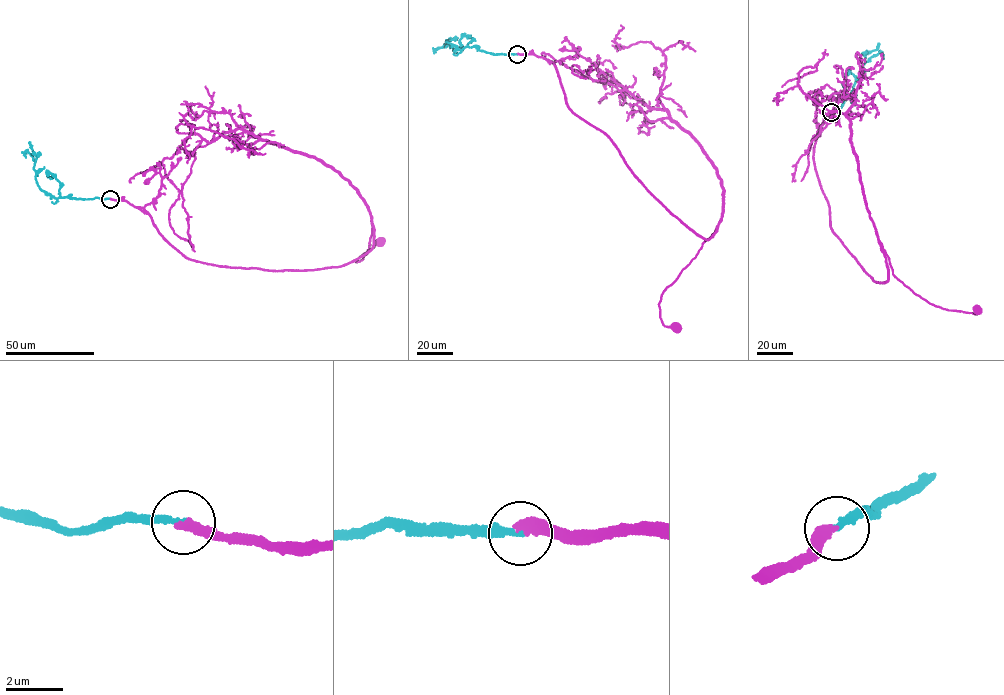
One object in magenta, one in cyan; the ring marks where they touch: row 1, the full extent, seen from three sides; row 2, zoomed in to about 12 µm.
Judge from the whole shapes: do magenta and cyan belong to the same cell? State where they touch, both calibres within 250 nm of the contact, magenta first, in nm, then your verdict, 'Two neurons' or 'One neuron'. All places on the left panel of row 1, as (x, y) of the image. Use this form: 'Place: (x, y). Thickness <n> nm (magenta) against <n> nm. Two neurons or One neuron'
Place: (110, 199). Thickness 360 nm (magenta) against 240 nm. One neuron

